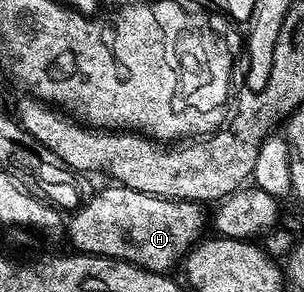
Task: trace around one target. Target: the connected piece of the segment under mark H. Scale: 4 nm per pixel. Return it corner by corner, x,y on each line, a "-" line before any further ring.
110,186
101,188
92,199
90,196
70,216
65,232
76,252
107,255
111,259
136,263
146,271
167,273
204,238
203,226
209,223
208,212
207,215
203,212
206,211
204,204
184,199
162,199
149,193
137,193
137,189

